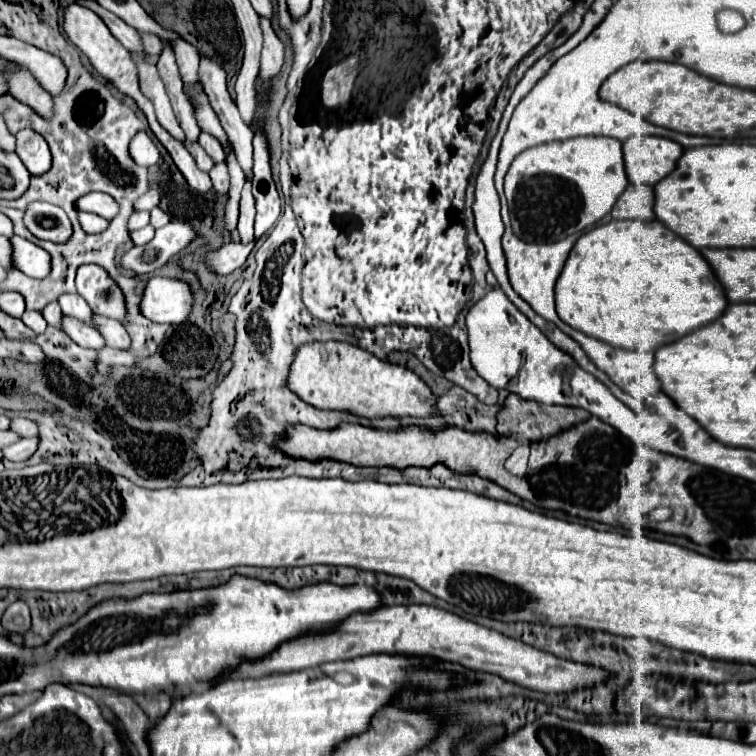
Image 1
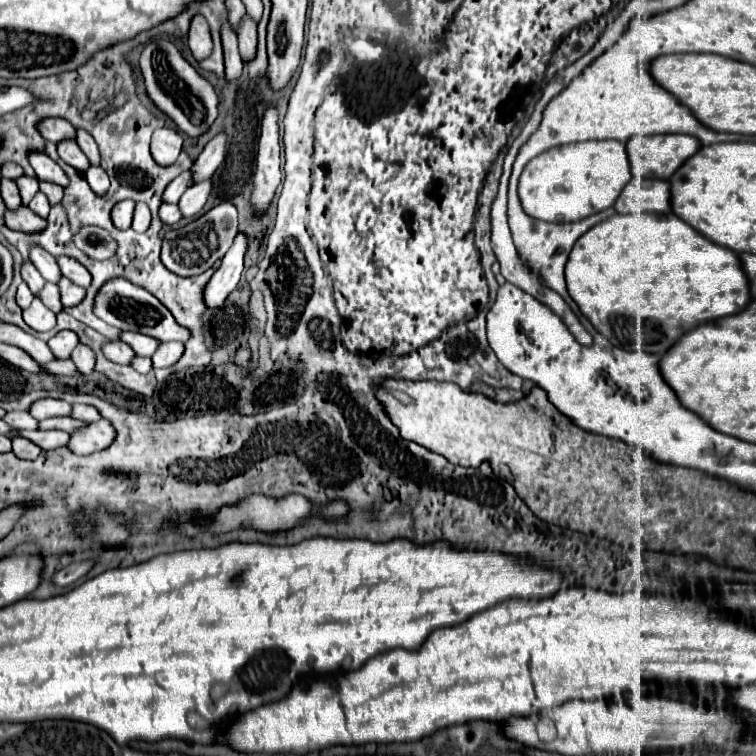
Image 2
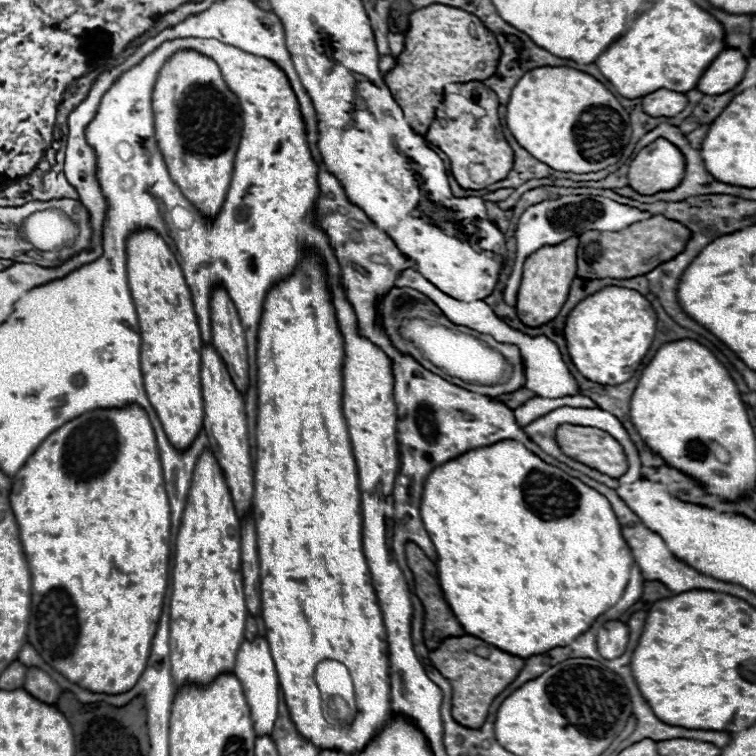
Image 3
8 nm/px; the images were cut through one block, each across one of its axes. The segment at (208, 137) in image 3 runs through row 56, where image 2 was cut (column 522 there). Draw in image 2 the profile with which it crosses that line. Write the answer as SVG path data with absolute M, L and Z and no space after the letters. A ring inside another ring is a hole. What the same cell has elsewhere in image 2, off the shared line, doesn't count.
M618 140L574 142L548 148L532 158L518 182L518 196L530 218L544 222L576 222L594 212L610 208L620 196L624 184L632 178L626 156L626 144Z

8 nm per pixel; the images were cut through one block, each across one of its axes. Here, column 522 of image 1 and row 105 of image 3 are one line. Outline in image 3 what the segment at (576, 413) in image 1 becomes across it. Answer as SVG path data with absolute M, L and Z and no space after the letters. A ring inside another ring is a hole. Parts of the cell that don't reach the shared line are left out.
M430 4L426 8L414 10L410 14L410 26L408 26L404 38L406 38L404 40L404 50L396 58L394 68L386 74L386 82L388 82L388 88L394 96L394 100L402 108L408 124L412 126L412 130L416 134L424 136L426 130L430 128L434 116L436 116L436 108L442 104L444 86L450 84L450 82L468 82L468 80L490 78L496 72L498 60L500 60L500 48L498 48L498 42L496 42L494 34L474 14L468 14L460 8L446 6L446 4ZM472 24L478 28L478 40L470 34Z

